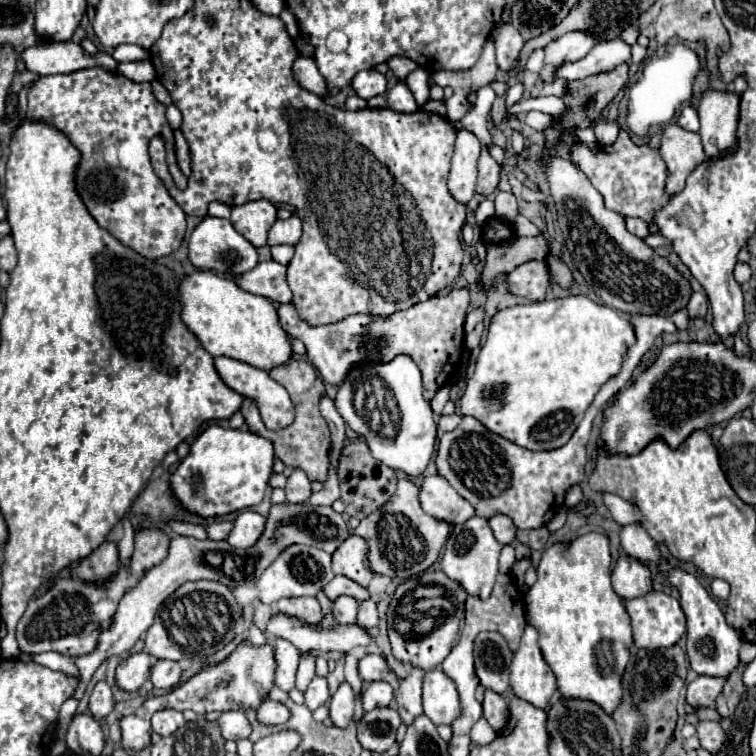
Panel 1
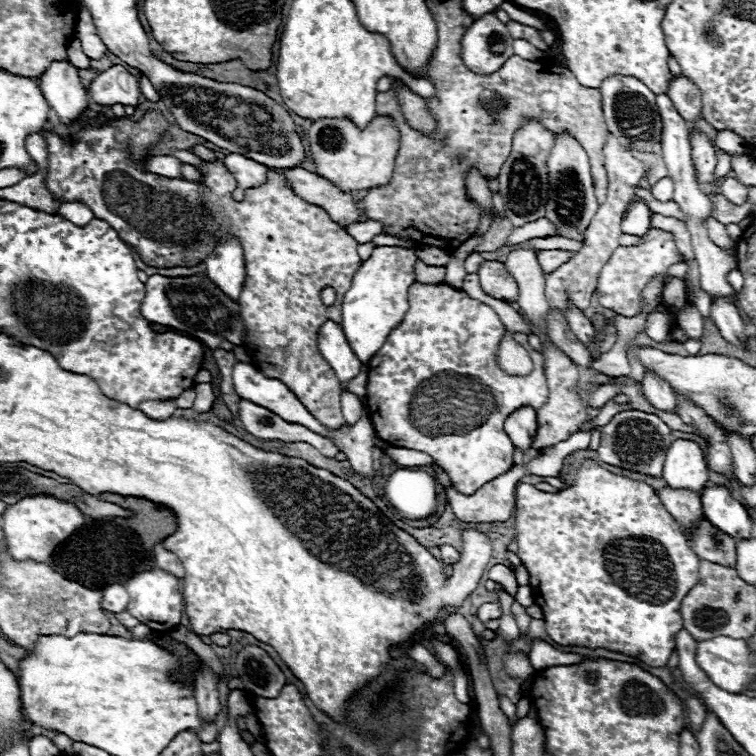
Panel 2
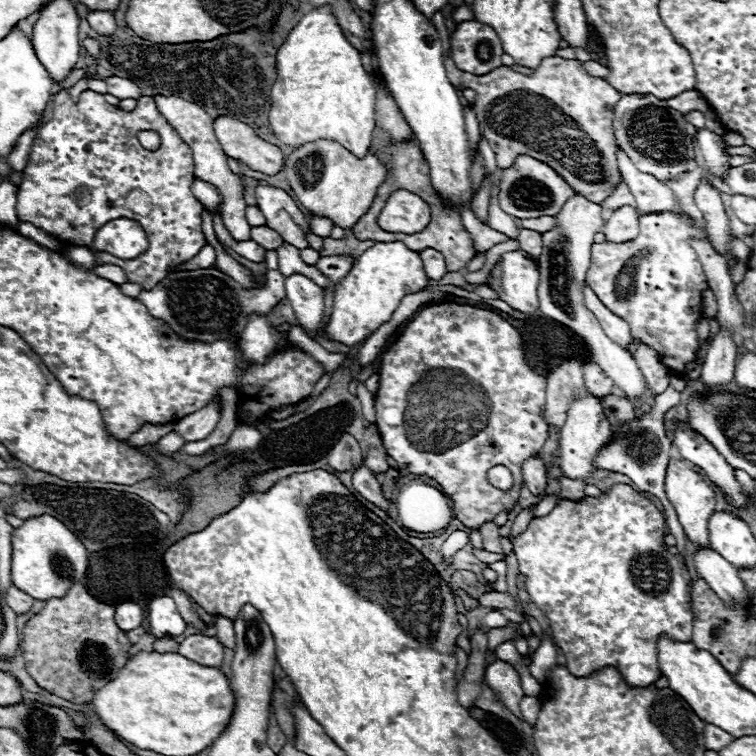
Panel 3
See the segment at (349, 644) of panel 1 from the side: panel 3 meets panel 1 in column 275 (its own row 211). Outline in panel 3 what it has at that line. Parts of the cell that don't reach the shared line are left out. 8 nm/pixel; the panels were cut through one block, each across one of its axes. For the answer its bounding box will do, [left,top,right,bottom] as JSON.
[604,206,638,242]

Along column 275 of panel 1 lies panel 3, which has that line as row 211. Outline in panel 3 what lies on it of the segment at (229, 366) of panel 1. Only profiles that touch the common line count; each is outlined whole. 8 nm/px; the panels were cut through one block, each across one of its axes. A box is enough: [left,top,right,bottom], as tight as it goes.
[378,188,430,234]

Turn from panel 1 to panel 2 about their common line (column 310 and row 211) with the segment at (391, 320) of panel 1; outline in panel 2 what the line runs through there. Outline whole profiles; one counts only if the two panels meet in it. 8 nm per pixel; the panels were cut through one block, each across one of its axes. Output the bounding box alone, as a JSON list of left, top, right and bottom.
[276,168,362,228]

